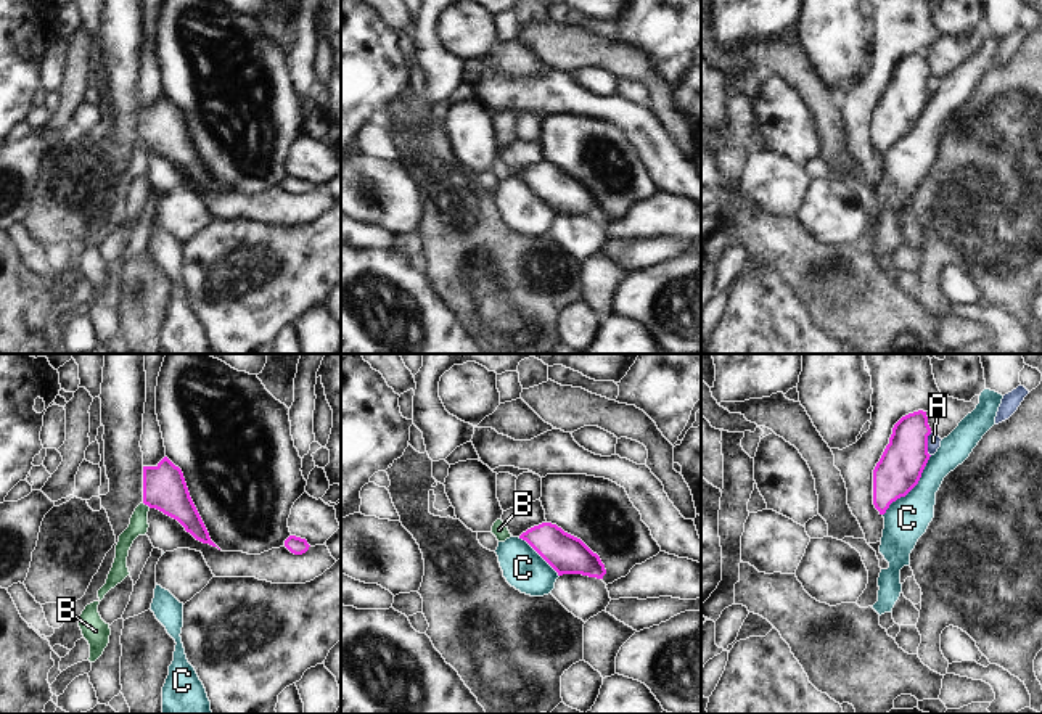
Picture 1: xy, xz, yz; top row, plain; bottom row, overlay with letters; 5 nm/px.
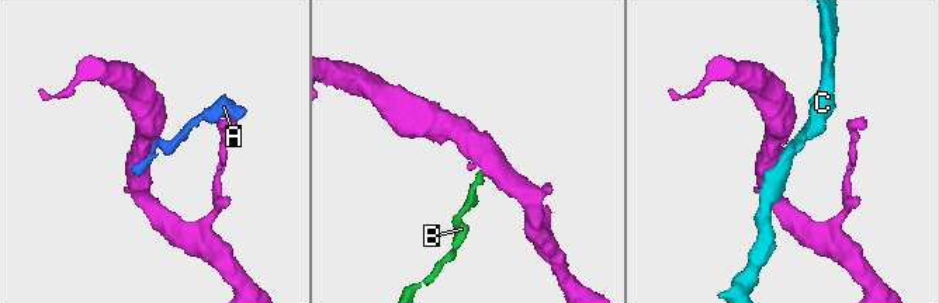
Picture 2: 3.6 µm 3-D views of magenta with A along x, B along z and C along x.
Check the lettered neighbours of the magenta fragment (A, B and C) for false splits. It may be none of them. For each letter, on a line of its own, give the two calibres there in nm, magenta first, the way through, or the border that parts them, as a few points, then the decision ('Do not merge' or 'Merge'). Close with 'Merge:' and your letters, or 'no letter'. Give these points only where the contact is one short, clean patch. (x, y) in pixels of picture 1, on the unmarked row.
A: Thickness 220 nm (magenta) against 60 nm. Boundary: yz (931, 73), (928, 76), (930, 95). Do not merge
B: Thickness 220 nm (magenta) against 100 nm. Boundary: xy (143, 142), (150, 147). Do not merge
C: Thickness 220 nm (magenta) against 220 nm. Do not merge
Merge: no letter.

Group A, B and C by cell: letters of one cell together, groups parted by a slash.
A B / C

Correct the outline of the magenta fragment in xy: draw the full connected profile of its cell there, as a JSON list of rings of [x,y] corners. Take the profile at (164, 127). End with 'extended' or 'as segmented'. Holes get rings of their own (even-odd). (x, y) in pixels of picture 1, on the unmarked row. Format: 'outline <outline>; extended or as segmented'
outline [[[164,96],[156,106],[143,106],[143,143],[177,159],[196,180],[217,187],[211,180],[209,172],[190,137],[182,109],[167,96]]]; as segmented

